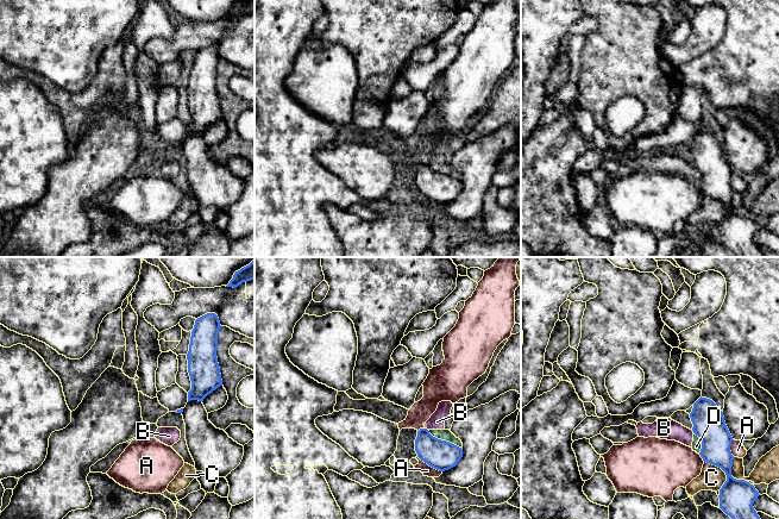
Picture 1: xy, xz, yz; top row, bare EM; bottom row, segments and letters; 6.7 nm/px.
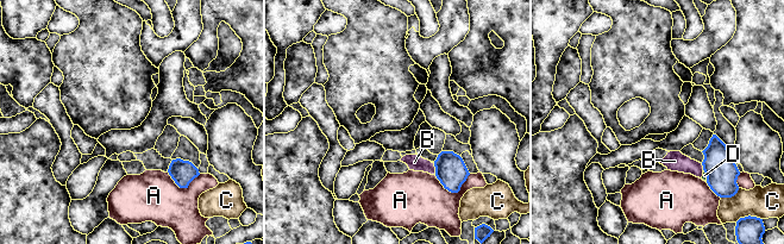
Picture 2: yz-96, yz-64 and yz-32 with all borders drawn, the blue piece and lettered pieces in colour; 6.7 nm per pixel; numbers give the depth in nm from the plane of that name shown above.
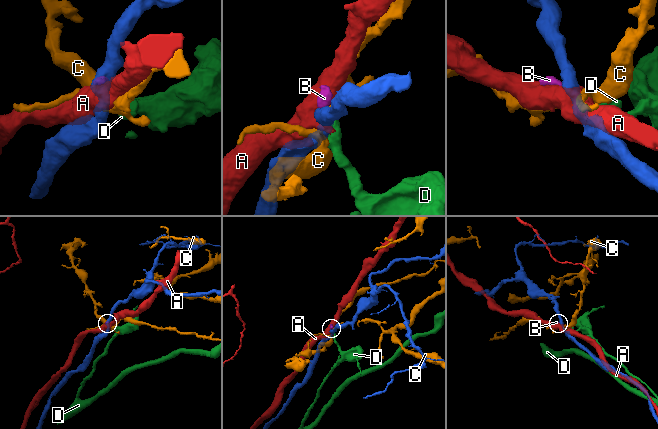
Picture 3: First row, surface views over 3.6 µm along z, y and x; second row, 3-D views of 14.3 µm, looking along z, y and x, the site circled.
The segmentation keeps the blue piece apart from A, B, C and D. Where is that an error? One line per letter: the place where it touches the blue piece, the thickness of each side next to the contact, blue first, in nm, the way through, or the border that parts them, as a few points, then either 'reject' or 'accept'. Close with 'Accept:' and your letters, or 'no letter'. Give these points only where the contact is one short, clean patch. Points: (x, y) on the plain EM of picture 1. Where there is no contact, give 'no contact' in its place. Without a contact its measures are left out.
A: contact xz (429, 199); calibres 200 and 70 nm; reject
B: contact xz (426, 162); calibres 200 and 110 nm; border xz (425, 161), (427, 163); reject
C: contact yz (723, 204); calibres 240 and 160 nm; border yz (704, 194), (717, 199), (724, 206), (726, 214), (720, 223); reject
D: contact xz (444, 174); calibres 200 and 80 nm; border xz (427, 163), (433, 169), (448, 174), (460, 181); reject
Accept: no letter

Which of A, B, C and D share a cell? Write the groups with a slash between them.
A / B D / C

